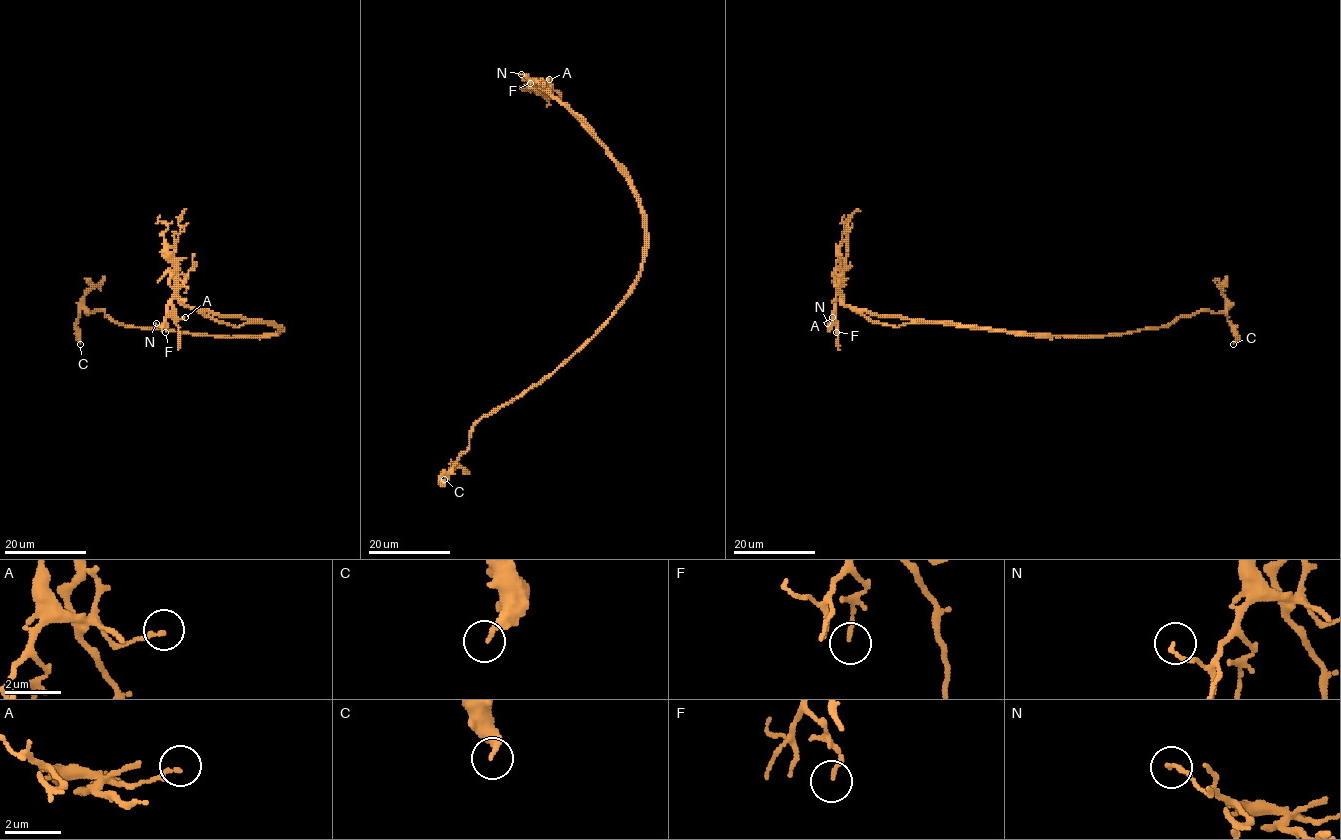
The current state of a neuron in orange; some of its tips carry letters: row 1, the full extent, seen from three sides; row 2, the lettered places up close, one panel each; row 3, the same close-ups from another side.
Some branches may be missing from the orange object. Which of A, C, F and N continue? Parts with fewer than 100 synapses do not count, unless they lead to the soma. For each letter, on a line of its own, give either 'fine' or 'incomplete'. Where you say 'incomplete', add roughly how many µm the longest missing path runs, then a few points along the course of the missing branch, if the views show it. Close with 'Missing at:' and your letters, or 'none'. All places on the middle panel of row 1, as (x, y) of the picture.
A: fine
C: fine
F: fine
N: fine
Missing at: none

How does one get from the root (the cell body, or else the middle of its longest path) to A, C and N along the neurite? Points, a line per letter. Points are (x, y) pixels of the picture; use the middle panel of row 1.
A: (639, 275), (644, 259), (644, 222), (633, 183), (606, 147), (536, 82), (549, 79)
C: (639, 275), (630, 295), (589, 340), (550, 374), (474, 425), (469, 448), (448, 472), (444, 471), (444, 479)
N: (639, 275), (644, 259), (644, 222), (642, 207), (628, 172), (564, 105), (539, 83), (521, 74)

